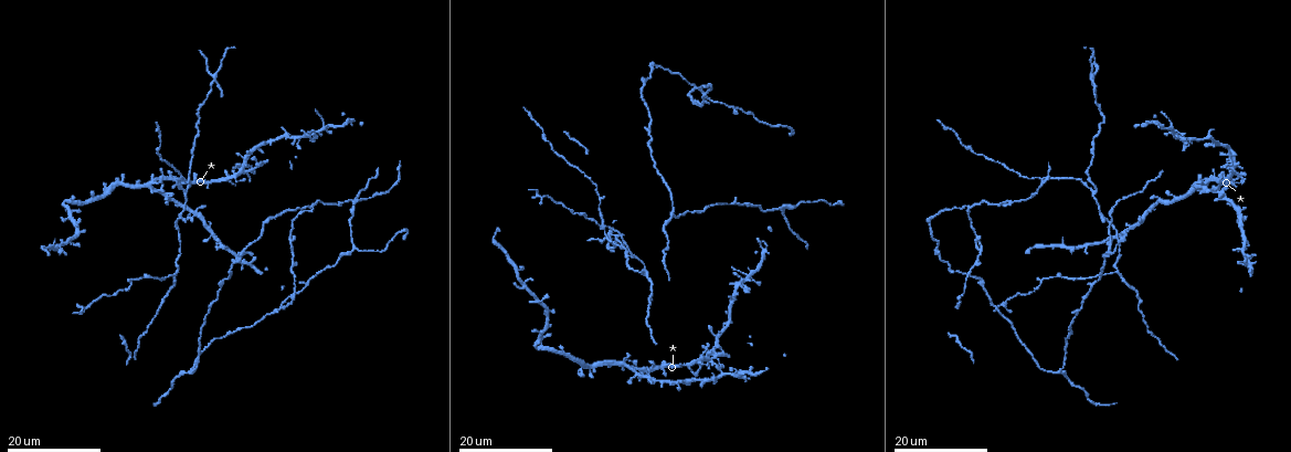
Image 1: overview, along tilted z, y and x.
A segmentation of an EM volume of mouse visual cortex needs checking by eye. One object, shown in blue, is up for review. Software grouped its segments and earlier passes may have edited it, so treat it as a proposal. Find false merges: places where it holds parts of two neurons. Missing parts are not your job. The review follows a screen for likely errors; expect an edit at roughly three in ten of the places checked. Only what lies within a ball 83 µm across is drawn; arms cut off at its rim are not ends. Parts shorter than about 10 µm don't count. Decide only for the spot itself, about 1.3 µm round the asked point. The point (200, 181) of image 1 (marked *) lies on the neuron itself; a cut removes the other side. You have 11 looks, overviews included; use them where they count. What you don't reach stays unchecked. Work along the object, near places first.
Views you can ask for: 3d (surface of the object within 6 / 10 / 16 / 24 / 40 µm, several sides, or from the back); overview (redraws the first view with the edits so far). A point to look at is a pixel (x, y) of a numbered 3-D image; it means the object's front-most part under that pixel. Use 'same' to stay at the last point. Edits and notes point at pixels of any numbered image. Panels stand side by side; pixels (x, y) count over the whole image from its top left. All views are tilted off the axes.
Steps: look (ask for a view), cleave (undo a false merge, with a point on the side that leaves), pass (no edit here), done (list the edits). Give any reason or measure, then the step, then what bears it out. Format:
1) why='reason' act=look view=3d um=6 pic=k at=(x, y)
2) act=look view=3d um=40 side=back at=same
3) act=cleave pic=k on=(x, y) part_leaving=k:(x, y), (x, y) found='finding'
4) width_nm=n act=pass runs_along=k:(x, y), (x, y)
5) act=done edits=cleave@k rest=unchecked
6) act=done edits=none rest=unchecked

why='branch point' act=look view=3d um=16 pic=1 at=(1094, 193)

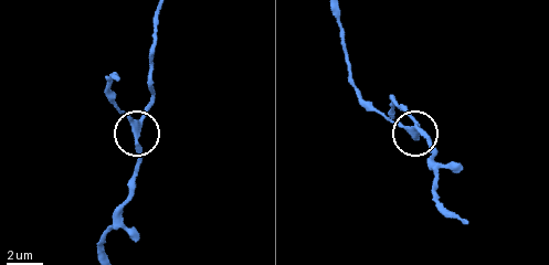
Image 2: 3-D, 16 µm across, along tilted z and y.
act=look view=3d um=10 pic=2 at=(135, 124)

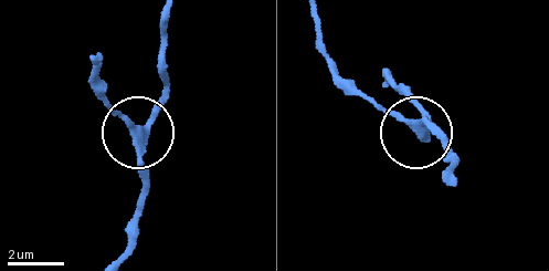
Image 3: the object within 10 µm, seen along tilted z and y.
side_arm_um=41 arms=3 act=pass found='one neuron here'

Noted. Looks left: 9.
why='three-way junction' act=look view=3d um=24 pic=1 at=(130, 284)

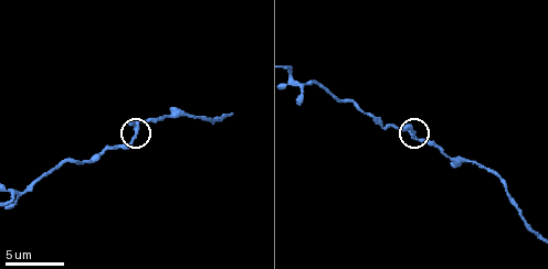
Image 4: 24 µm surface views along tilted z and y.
act=look view=3d um=6 pic=4 at=(132, 139)

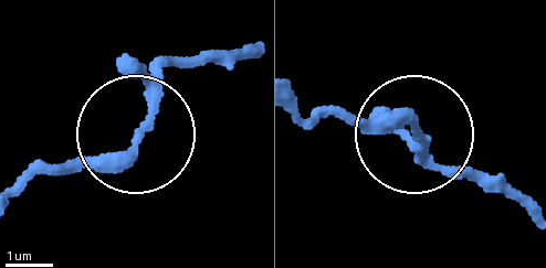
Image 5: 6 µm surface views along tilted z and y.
width_nm=160 act=pass found='continuous, no second neuron'

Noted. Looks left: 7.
why='side arm on a straight run' act=look view=3d um=24 pic=1 at=(673, 214)

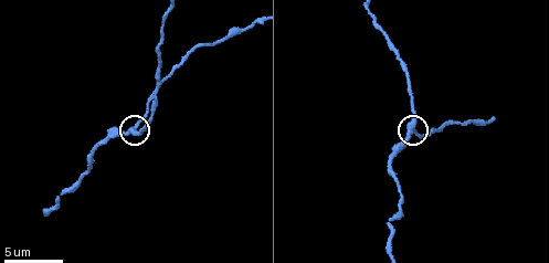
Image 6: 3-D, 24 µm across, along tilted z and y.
act=look view=3d um=6 pic=6 at=(407, 129)

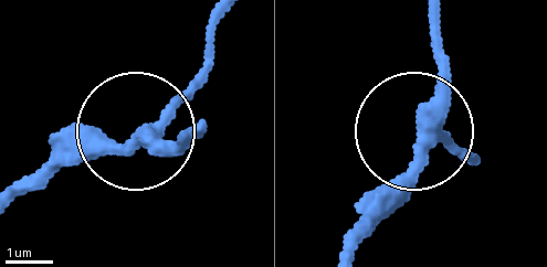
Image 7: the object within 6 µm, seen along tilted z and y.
act=pass runs_along=7:(223, 19), (204, 66), (143, 130), (25, 173) found='one neuron here'

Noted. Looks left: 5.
why='branch point' act=look view=3d um=24 pic=1 at=(797, 206)

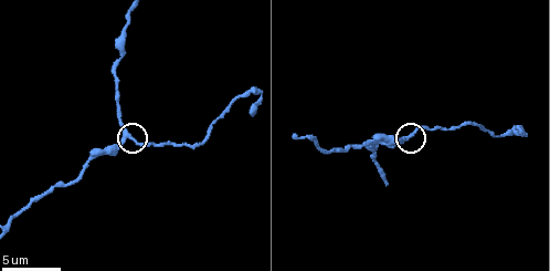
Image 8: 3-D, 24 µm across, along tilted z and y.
why='closer look' act=look view=3d um=10 pic=8 at=(124, 140)

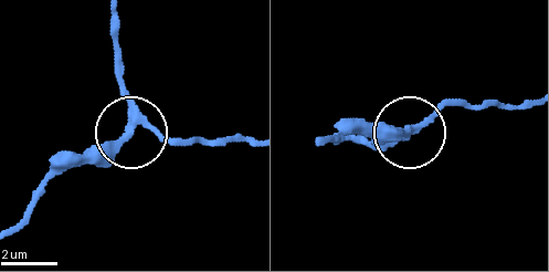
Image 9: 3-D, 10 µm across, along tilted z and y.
width_nm=240 act=pass runs_along=9:(349, 140), (407, 134), (455, 101) found='one neuron here'

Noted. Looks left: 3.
act=look view=3d um=10 pic=4 at=(23, 193)

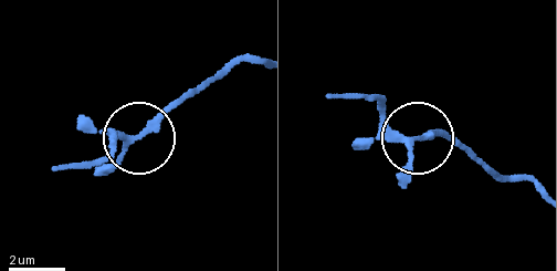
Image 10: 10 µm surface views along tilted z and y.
arms=3 act=pass found='continuous, no second neuron'

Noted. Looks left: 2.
act=done edits=none rest=unchecked

